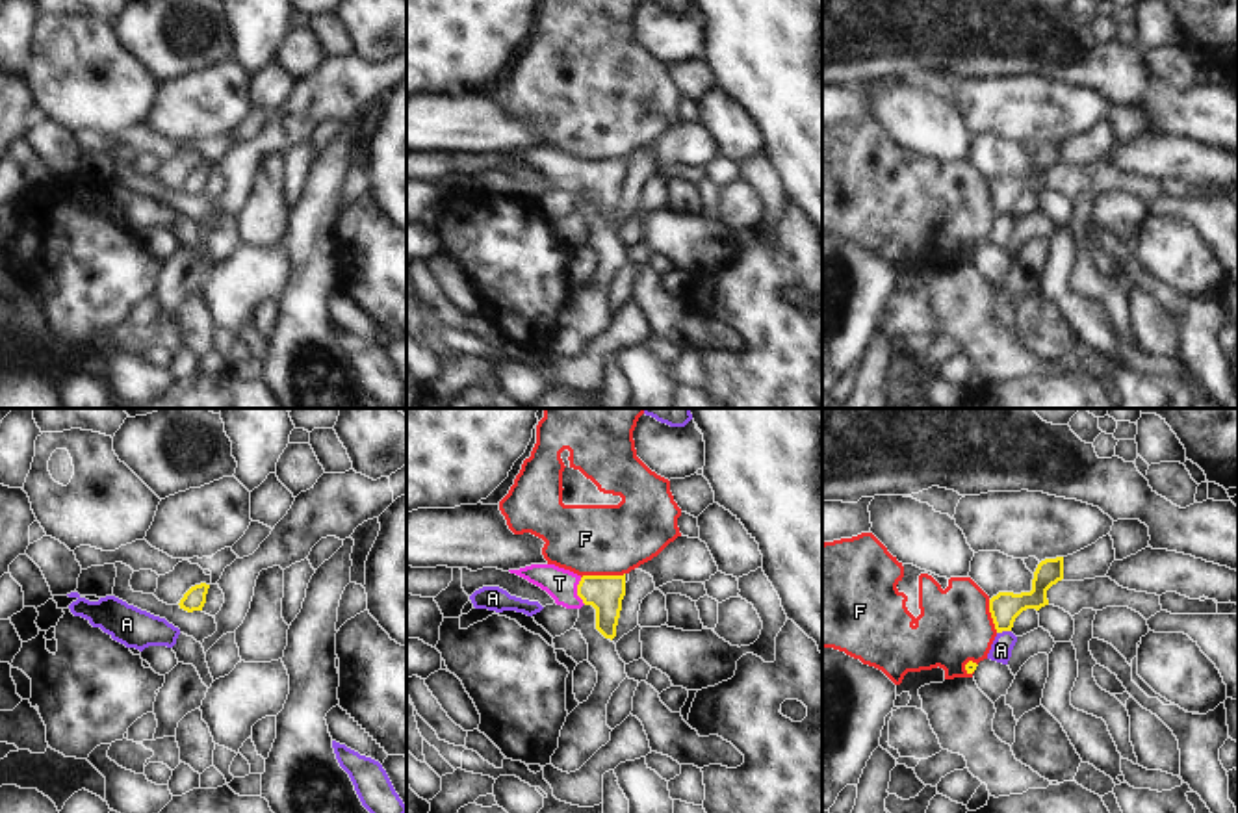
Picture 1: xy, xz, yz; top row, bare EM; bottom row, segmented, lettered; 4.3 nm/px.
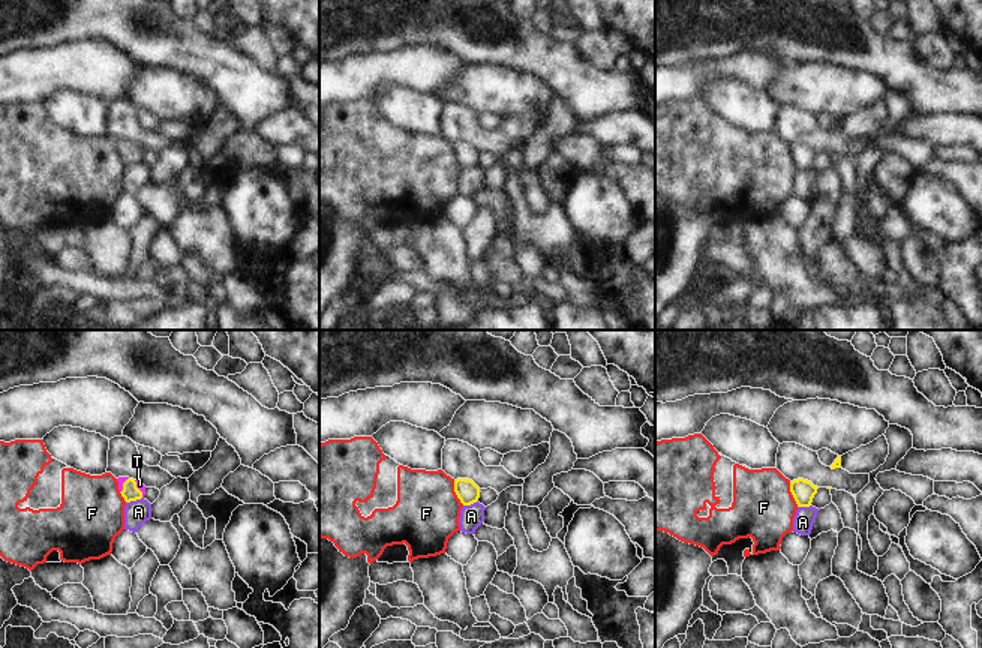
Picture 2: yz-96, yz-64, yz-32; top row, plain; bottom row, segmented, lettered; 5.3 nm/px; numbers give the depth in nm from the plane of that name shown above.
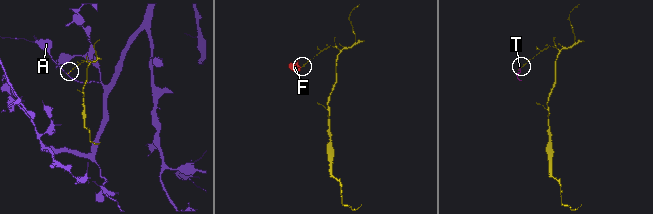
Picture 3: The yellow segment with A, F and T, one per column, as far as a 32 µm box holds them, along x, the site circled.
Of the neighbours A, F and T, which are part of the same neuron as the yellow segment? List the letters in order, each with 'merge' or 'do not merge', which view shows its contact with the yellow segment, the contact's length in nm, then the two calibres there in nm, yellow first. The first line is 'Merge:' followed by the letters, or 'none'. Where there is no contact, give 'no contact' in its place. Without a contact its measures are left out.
Merge: T
A: do not merge | yz | 70 nm | 140/100 nm
F: do not merge | xz | 190 nm | 160/300 nm
T: merge | xz | 120 nm | 160/140 nm

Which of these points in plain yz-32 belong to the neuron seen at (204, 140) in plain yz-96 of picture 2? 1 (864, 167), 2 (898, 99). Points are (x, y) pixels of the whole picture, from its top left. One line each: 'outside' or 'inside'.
1: inside
2: inside

